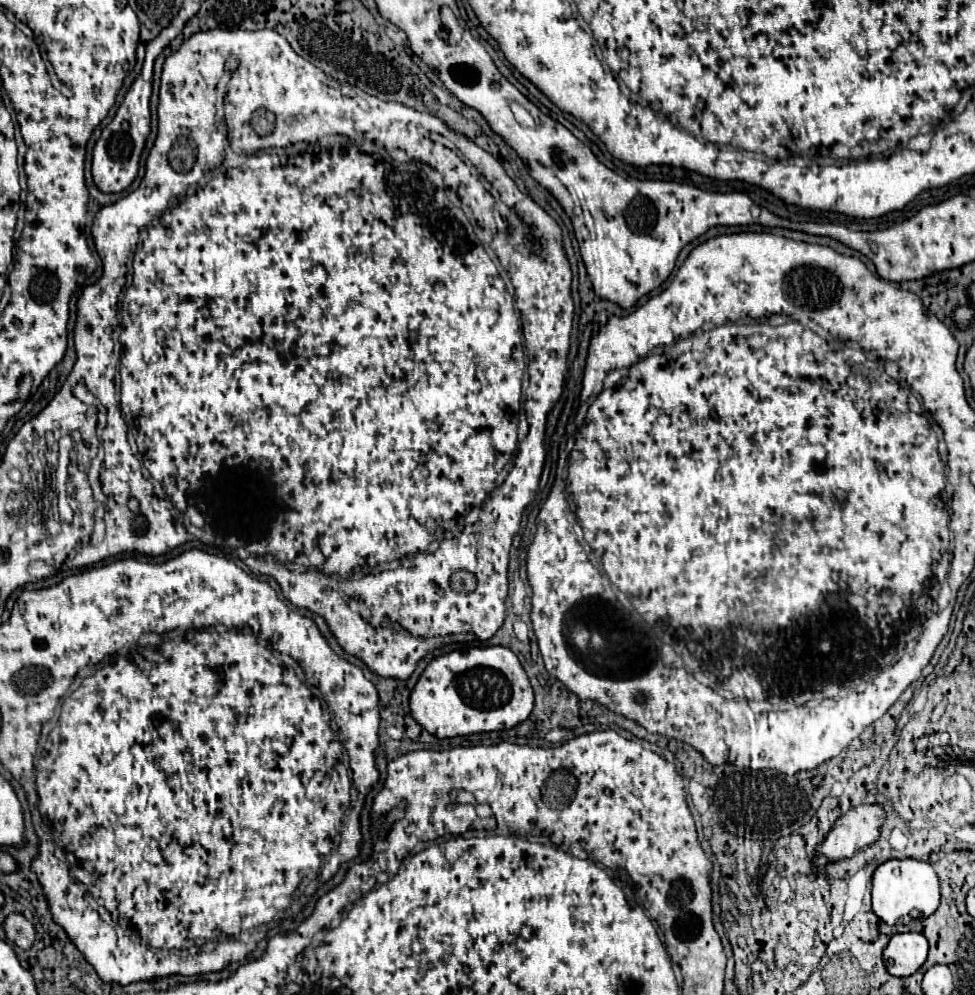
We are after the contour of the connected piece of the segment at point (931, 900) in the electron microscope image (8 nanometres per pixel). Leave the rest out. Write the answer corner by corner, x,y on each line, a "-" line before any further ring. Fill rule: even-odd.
891,859
879,865
873,873
873,913
887,925
909,923
909,911
921,909
925,917
933,915
939,907
939,879
935,869
917,859

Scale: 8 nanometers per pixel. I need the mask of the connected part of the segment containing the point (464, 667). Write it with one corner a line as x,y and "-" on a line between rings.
473,647
469,651
451,651
447,655
435,657
419,677
417,685
413,687
409,705
411,705
411,715
419,725
423,725
431,735
445,739
445,737
489,733
489,731
503,731
517,727
531,715
533,689
527,679
527,673
523,671
517,655
511,649

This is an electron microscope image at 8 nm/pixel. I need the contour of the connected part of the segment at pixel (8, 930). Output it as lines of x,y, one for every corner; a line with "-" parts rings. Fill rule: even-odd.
13,913
13,917
7,917
5,923
5,935
11,943
15,943
21,949
31,949
31,945
35,943
35,929
33,925
19,913

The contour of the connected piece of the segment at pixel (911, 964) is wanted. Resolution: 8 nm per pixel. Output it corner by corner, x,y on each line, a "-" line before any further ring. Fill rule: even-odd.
899,933
893,935
883,951
885,967
895,977
909,977
925,963
929,943
921,933

